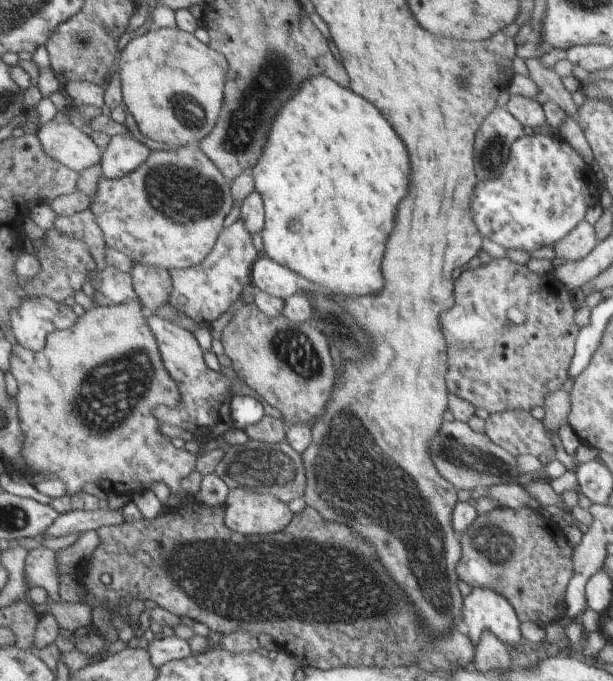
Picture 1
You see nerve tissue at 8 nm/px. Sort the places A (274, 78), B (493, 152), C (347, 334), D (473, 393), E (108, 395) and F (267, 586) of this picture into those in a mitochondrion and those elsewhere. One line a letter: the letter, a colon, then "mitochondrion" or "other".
A: mitochondrion
B: mitochondrion
C: mitochondrion
D: other
E: mitochondrion
F: mitochondrion

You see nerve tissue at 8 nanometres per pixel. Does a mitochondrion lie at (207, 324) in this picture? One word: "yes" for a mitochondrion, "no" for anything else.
no

